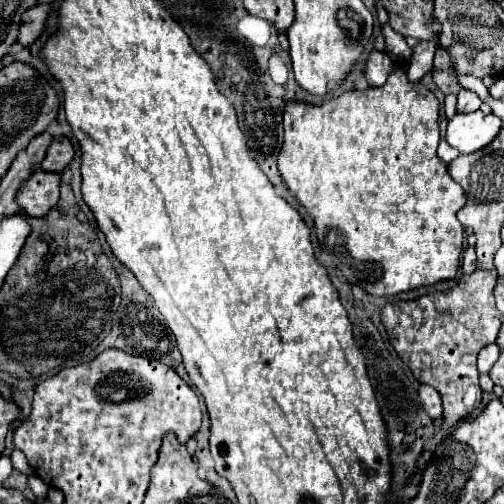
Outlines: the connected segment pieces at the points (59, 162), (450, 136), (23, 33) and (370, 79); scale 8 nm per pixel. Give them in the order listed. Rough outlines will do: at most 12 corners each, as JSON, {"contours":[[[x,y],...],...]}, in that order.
{"contours":[[[55,137],[41,167],[61,173],[75,157],[67,137]],[[457,113],[445,139],[459,153],[475,153],[497,137],[493,113]],[[51,5],[23,13],[21,45],[31,45],[45,31]],[[369,53],[365,79],[383,85],[393,67],[387,53]]]}

